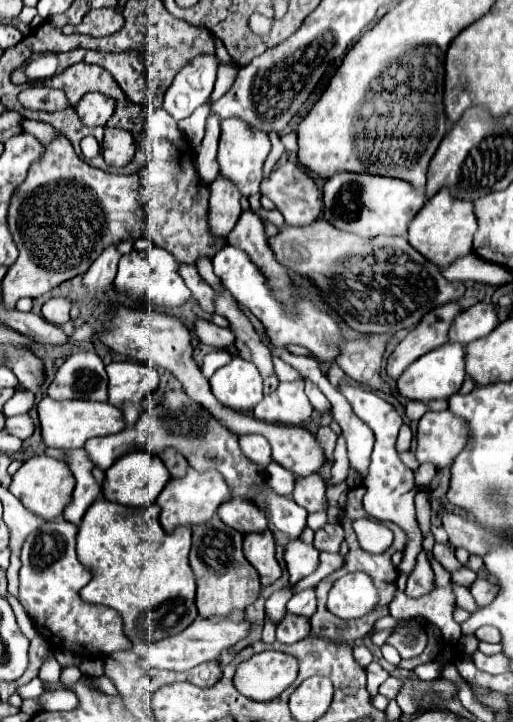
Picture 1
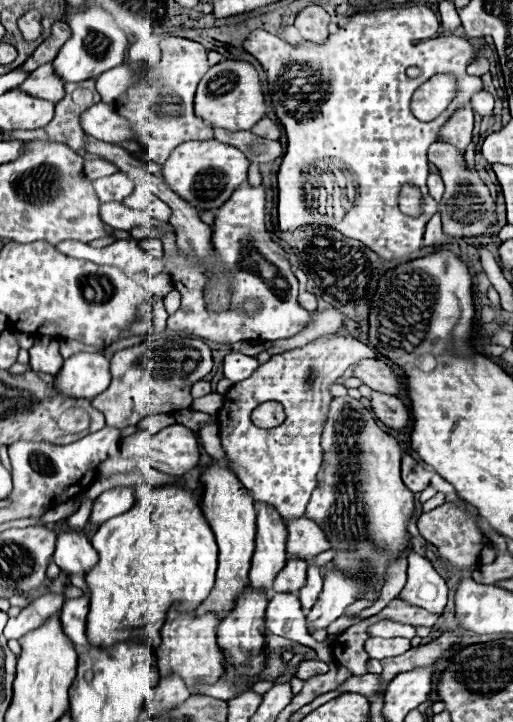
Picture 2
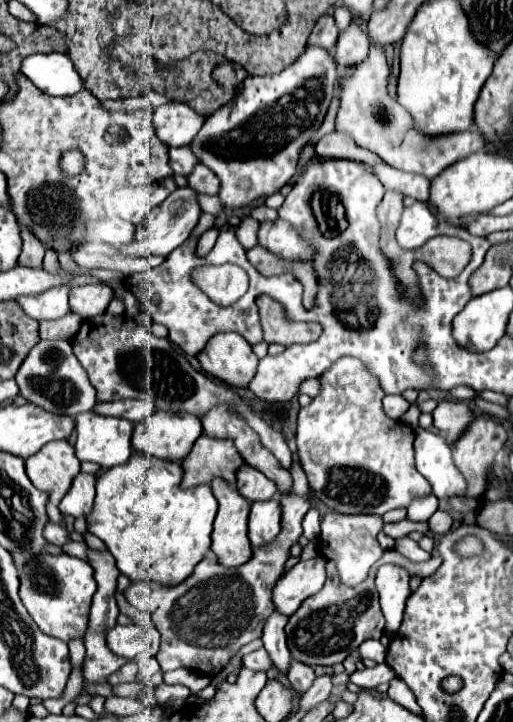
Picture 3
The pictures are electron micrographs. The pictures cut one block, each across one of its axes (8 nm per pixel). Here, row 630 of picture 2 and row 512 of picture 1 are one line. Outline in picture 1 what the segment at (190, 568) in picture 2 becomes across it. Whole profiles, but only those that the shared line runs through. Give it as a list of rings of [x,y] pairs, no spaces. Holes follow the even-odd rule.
[[[98,498],[84,514],[78,528],[78,560],[92,572],[92,580],[80,590],[80,598],[84,598],[88,604],[100,604],[116,610],[124,620],[124,634],[128,640],[140,640],[144,644],[180,634],[198,616],[194,606],[196,582],[188,564],[192,538],[190,528],[176,528],[172,534],[166,534],[158,522],[158,516],[158,504],[148,508],[126,508],[122,504]]]

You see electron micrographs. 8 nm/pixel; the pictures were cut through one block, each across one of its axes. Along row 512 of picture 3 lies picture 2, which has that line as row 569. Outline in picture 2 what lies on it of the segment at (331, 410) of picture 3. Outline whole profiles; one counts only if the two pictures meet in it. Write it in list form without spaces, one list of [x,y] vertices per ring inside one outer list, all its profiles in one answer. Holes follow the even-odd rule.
[[[344,396],[330,402],[328,420],[322,430],[322,448],[324,462],[318,472],[316,492],[312,492],[306,506],[306,516],[316,520],[324,528],[328,542],[334,550],[338,550],[338,556],[332,560],[338,570],[344,570],[348,574],[362,570],[374,576],[378,584],[384,584],[384,568],[394,562],[410,544],[410,534],[406,528],[414,510],[414,492],[408,492],[400,478],[400,444],[394,436],[386,434],[376,424],[372,412],[366,410],[360,400]]]

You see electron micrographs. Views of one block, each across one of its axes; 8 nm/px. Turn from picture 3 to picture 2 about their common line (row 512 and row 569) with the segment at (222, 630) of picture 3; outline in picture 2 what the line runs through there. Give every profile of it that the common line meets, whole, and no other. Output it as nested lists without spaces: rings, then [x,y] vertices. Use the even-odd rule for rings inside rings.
[[[290,556],[286,560],[284,570],[276,576],[274,580],[274,590],[276,592],[292,592],[296,594],[304,584],[306,584],[306,560],[296,560],[294,556]]]

